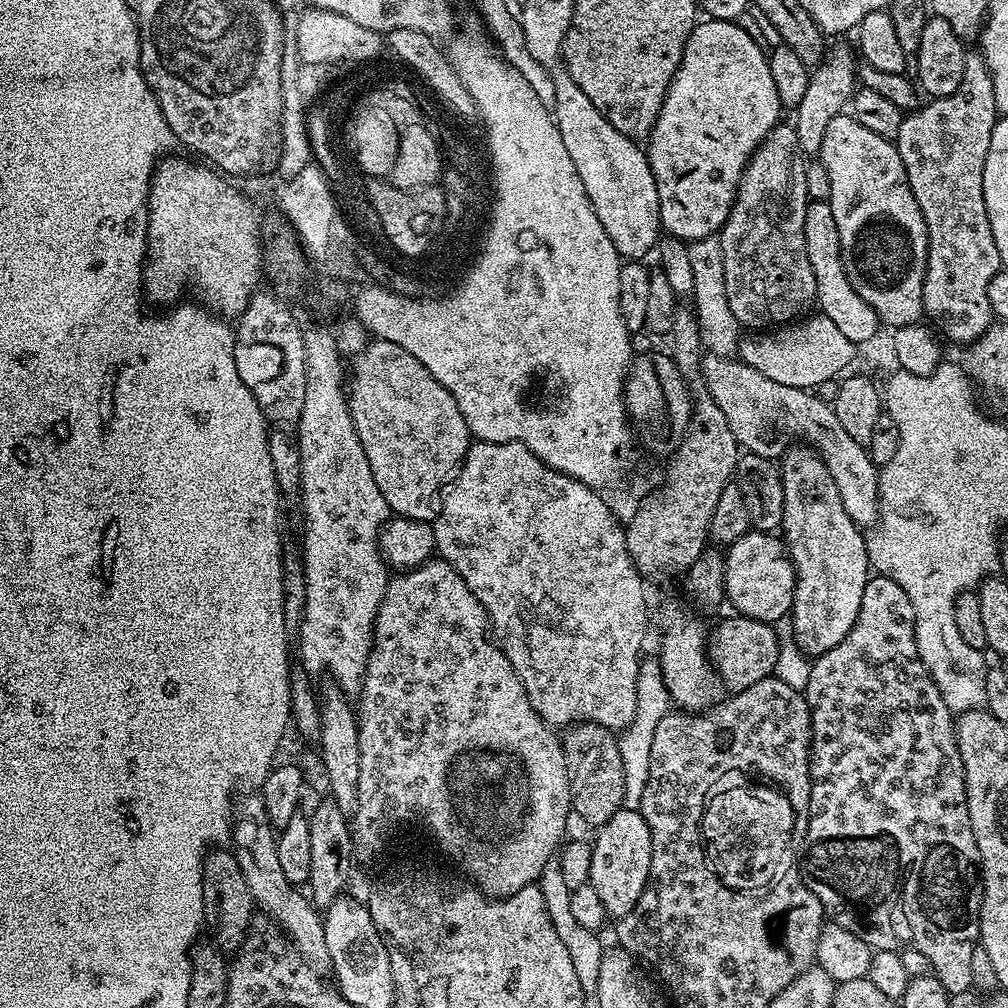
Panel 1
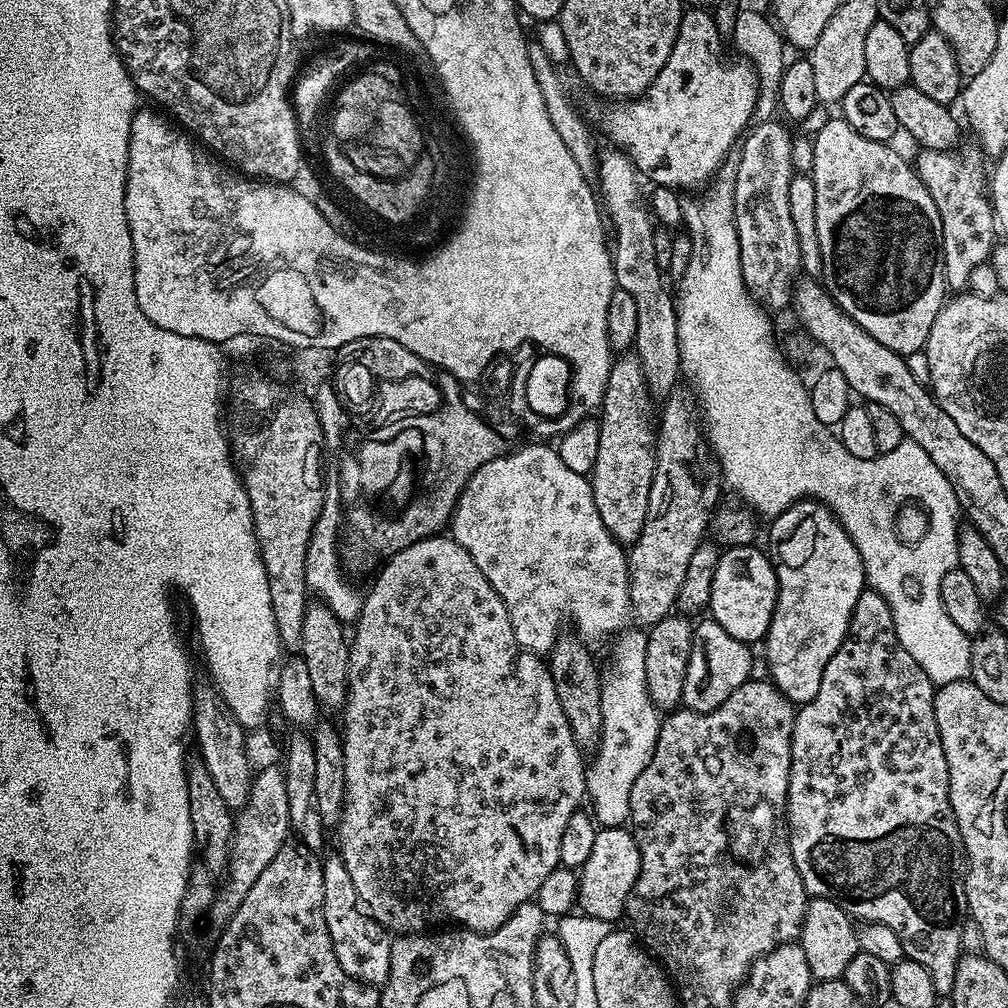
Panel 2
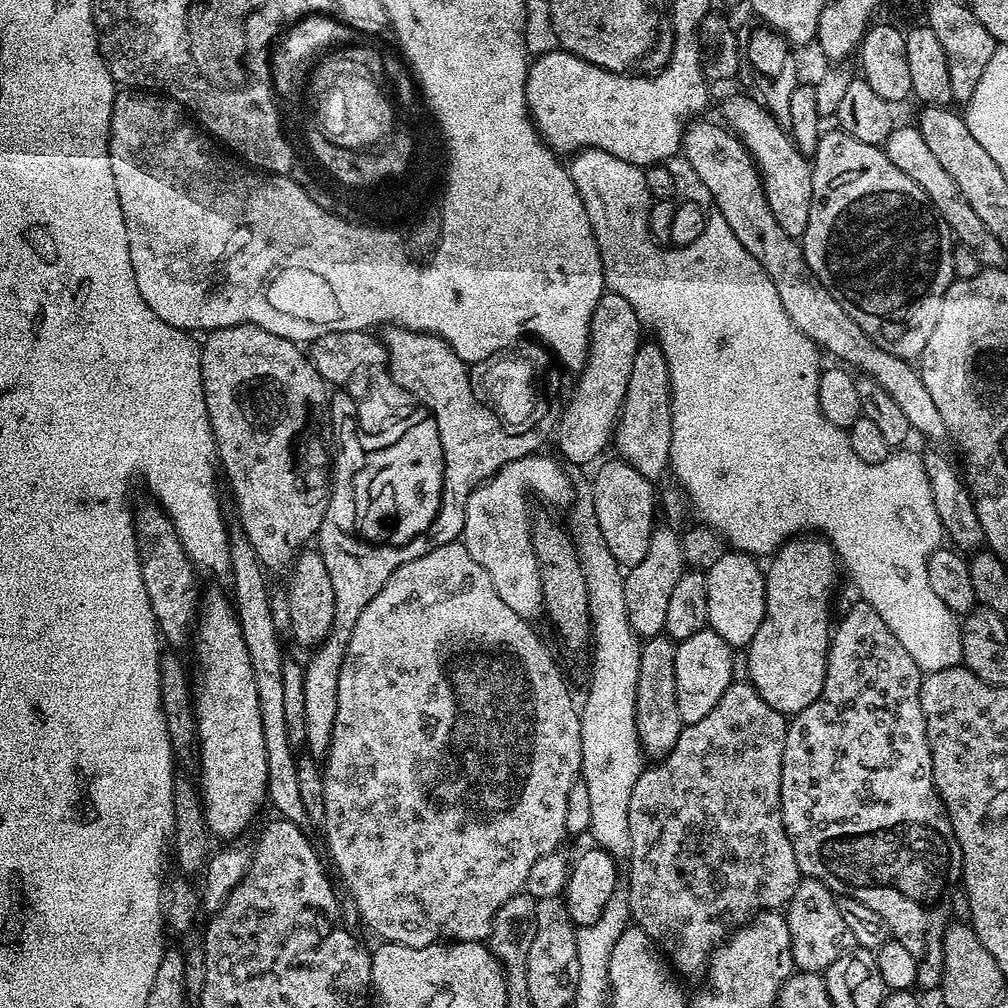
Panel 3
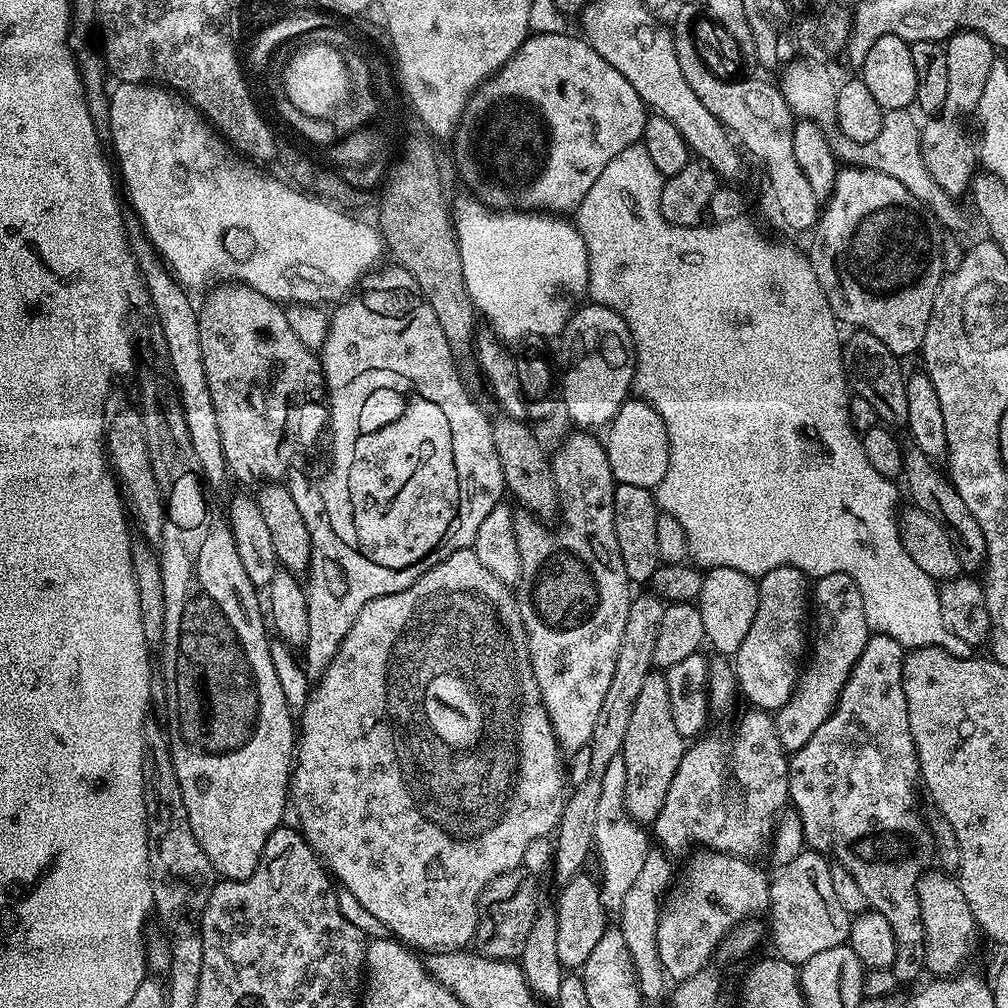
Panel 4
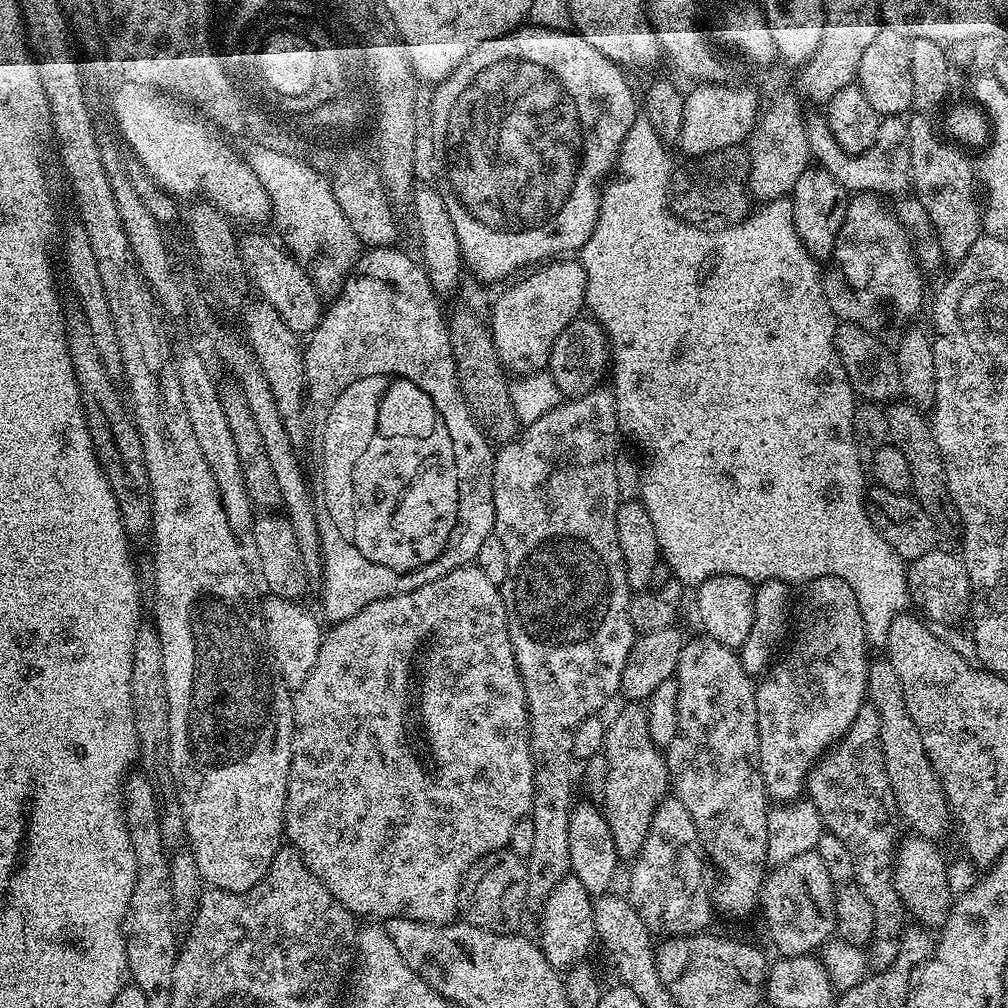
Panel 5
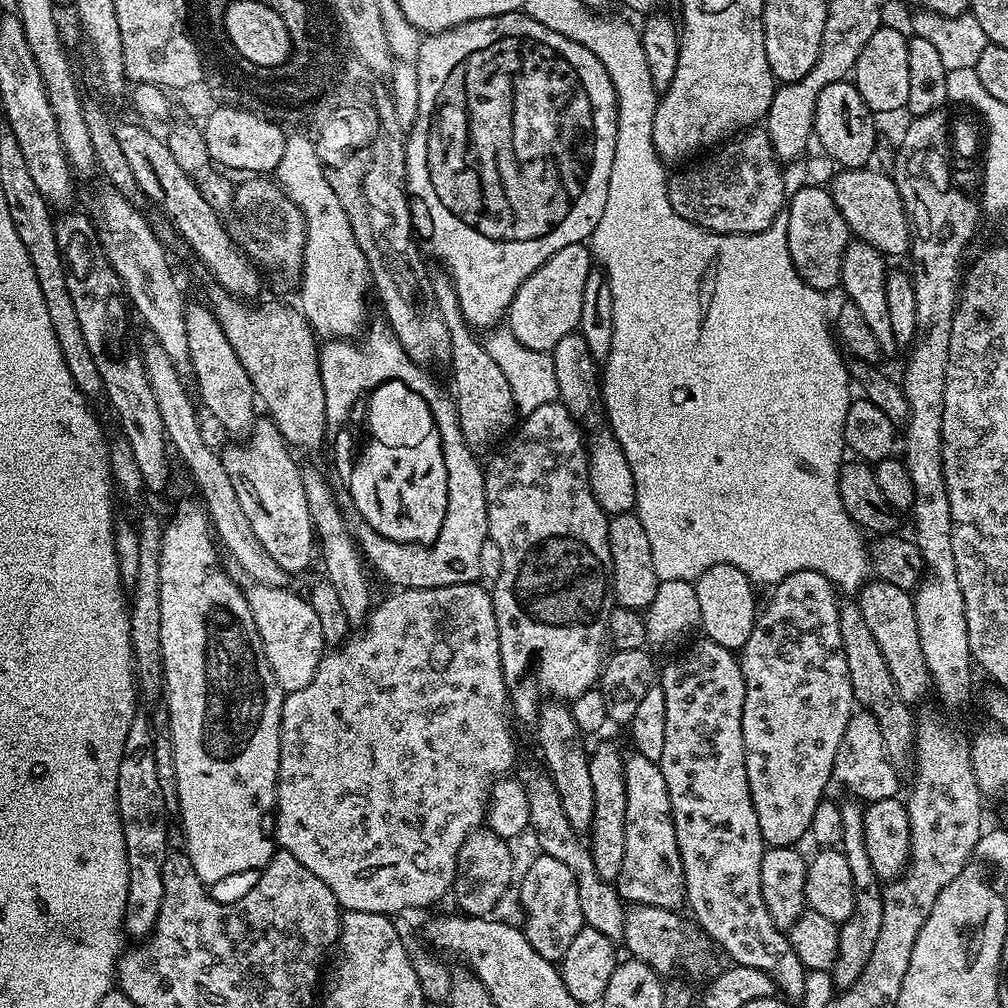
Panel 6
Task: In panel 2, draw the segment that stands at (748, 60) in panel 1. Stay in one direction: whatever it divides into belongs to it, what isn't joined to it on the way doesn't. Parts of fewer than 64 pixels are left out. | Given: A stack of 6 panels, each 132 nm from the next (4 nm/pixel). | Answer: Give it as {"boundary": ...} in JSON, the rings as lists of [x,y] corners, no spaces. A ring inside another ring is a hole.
{"boundary":[[[689,7],[674,50],[670,50],[666,66],[658,70],[658,78],[643,96],[609,103],[601,114],[600,128],[608,135],[609,145],[625,152],[645,181],[677,190],[707,185],[724,156],[753,123],[759,93],[756,71],[748,62],[724,64],[720,43],[722,37],[713,13]]]}

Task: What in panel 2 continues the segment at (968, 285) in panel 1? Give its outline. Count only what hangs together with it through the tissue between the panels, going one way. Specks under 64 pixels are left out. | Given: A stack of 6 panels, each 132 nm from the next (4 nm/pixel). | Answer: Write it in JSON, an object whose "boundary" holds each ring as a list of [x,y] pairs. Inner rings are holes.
{"boundary":[[[961,143],[955,150],[943,152],[926,148],[917,151],[914,167],[917,176],[924,184],[924,189],[934,198],[934,206],[938,206],[938,218],[942,218],[942,250],[944,251],[944,283],[953,293],[965,291],[970,282],[970,273],[974,266],[989,263],[993,248],[998,243],[998,225],[996,214],[992,211],[992,201],[989,196],[990,176],[984,172],[986,157],[979,143]]]}

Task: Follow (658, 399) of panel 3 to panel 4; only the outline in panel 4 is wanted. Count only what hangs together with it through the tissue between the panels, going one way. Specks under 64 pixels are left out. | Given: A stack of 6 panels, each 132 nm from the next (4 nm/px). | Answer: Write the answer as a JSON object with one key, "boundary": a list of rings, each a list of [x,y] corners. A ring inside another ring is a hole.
{"boundary":[[[629,398],[618,410],[616,416],[611,417],[606,435],[604,449],[610,462],[612,477],[617,484],[626,486],[642,486],[655,490],[666,478],[666,466],[670,466],[670,442],[666,434],[666,426],[654,406],[644,400]]]}

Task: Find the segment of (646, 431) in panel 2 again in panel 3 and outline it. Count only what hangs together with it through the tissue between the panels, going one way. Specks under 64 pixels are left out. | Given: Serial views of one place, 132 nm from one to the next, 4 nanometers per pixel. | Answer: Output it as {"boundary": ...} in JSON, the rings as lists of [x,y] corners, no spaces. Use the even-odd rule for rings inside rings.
{"boundary":[[[619,458],[607,460],[599,465],[601,468],[596,476],[591,477],[594,510],[598,514],[598,526],[602,526],[602,538],[606,538],[610,554],[614,554],[621,569],[627,570],[638,566],[638,562],[646,558],[646,550],[650,550],[652,530],[657,523],[656,512],[658,516],[658,492],[652,489],[655,488],[653,481],[638,474],[634,466]]]}

